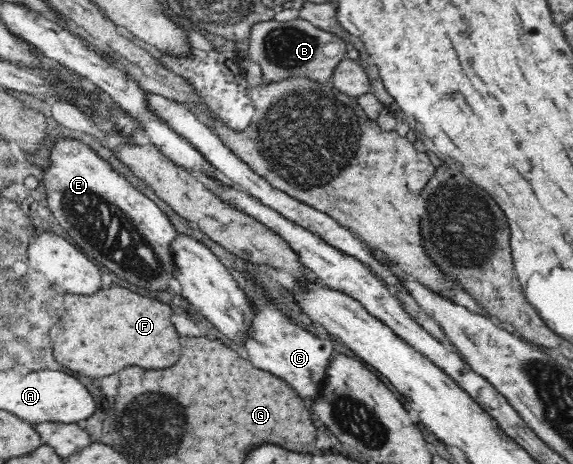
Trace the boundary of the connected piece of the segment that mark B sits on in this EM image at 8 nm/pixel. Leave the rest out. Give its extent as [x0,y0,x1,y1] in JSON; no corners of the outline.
[249,17,347,83]

